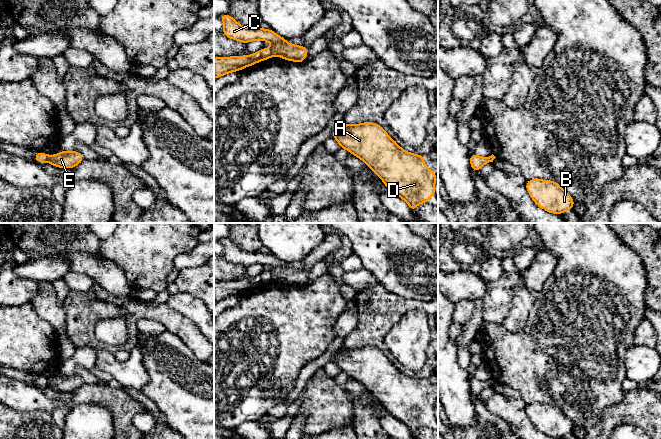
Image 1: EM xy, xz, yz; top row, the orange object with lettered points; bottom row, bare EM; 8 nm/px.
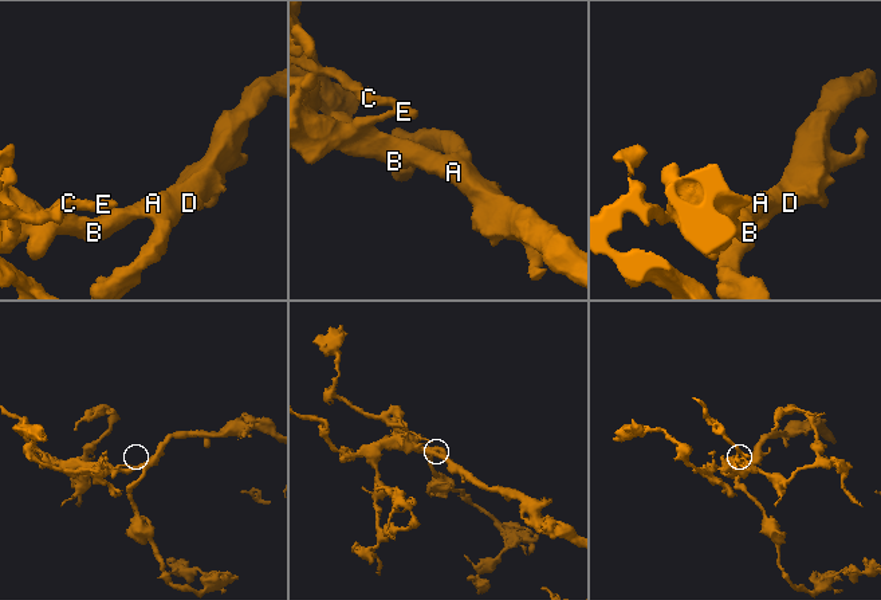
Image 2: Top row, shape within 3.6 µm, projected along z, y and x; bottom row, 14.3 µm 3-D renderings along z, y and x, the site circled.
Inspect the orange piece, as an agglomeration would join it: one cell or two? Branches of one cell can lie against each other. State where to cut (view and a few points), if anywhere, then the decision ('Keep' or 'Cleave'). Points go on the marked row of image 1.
Split along xy (47, 156), (48, 161). Cleave

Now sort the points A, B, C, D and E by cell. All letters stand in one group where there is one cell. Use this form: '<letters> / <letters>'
A B D / C E

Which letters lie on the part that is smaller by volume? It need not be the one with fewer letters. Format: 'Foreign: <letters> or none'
Foreign: C, E

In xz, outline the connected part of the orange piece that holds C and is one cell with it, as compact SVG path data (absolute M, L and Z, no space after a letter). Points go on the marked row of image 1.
M229 14L221 15L219 18L224 22L222 33L228 38L243 43L248 43L252 40L270 41L273 54L285 60L302 63L307 56L308 49L306 47L289 44L285 38L282 38L270 29L241 26Z

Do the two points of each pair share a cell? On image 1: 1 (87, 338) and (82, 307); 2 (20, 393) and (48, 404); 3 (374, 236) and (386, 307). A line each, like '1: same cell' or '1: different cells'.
1: same cell
2: same cell
3: different cells

